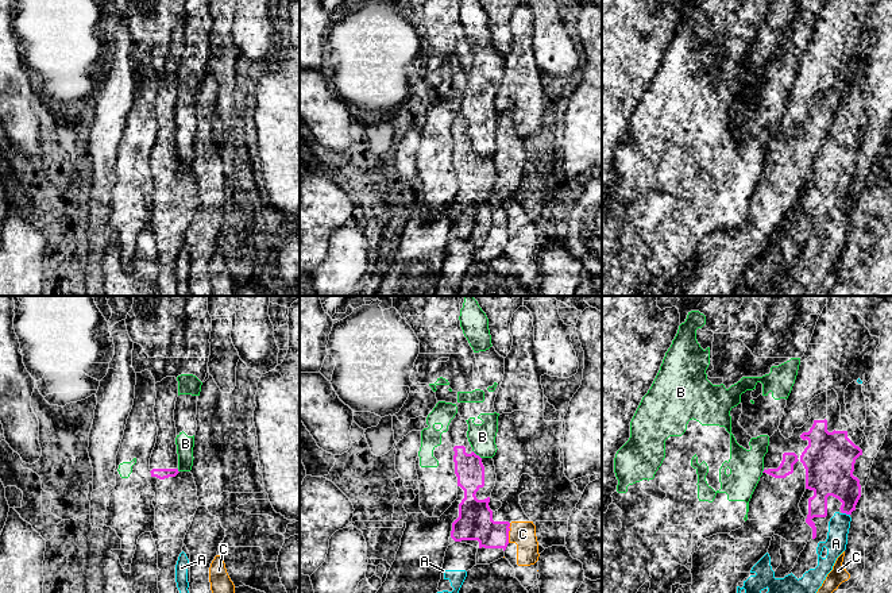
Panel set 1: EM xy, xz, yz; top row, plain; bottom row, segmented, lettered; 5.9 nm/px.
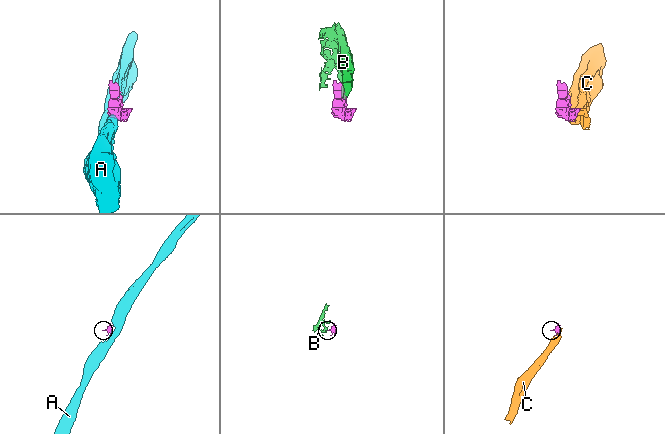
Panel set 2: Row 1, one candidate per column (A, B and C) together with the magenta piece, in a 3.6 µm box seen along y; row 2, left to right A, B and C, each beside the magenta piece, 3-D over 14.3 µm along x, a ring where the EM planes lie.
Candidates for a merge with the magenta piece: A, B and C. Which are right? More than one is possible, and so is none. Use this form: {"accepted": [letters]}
{"accepted": []}

